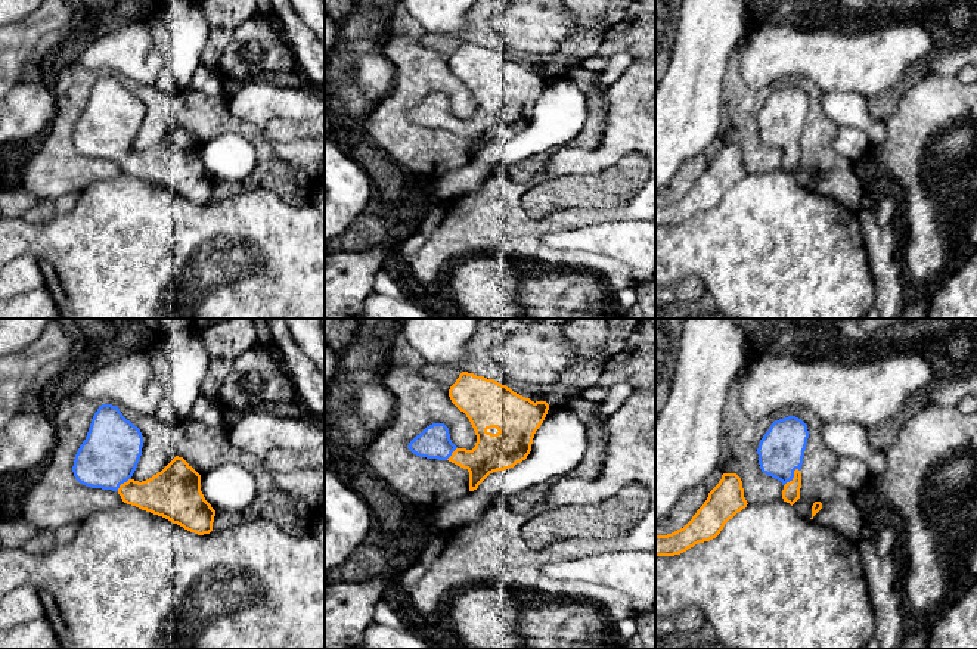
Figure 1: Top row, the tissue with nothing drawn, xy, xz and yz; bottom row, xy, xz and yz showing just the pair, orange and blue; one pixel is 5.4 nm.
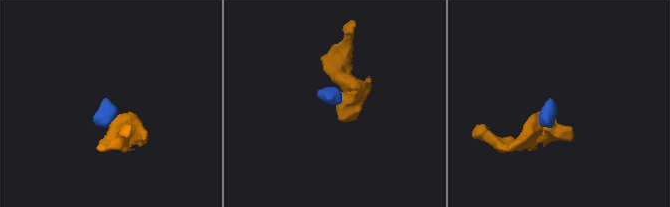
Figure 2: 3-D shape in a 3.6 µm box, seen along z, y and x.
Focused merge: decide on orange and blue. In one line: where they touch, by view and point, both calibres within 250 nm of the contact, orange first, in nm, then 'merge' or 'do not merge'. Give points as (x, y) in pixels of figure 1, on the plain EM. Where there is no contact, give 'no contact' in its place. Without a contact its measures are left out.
yz (794, 145) | 100/260 nm | merge

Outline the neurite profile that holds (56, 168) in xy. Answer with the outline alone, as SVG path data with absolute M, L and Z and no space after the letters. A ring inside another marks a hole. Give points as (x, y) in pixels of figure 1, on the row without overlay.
M74 59L58 72L52 88L56 114L43 146L24 168L22 189L35 199L80 195L89 186L117 178L124 173L118 161L86 156L72 142L75 124L97 78L96 71L86 69Z

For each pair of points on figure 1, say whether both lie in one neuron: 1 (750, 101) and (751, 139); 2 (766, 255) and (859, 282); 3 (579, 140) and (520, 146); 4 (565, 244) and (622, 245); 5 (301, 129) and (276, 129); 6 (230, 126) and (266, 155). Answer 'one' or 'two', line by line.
1: one
2: one
3: two
4: one
5: one
6: one

